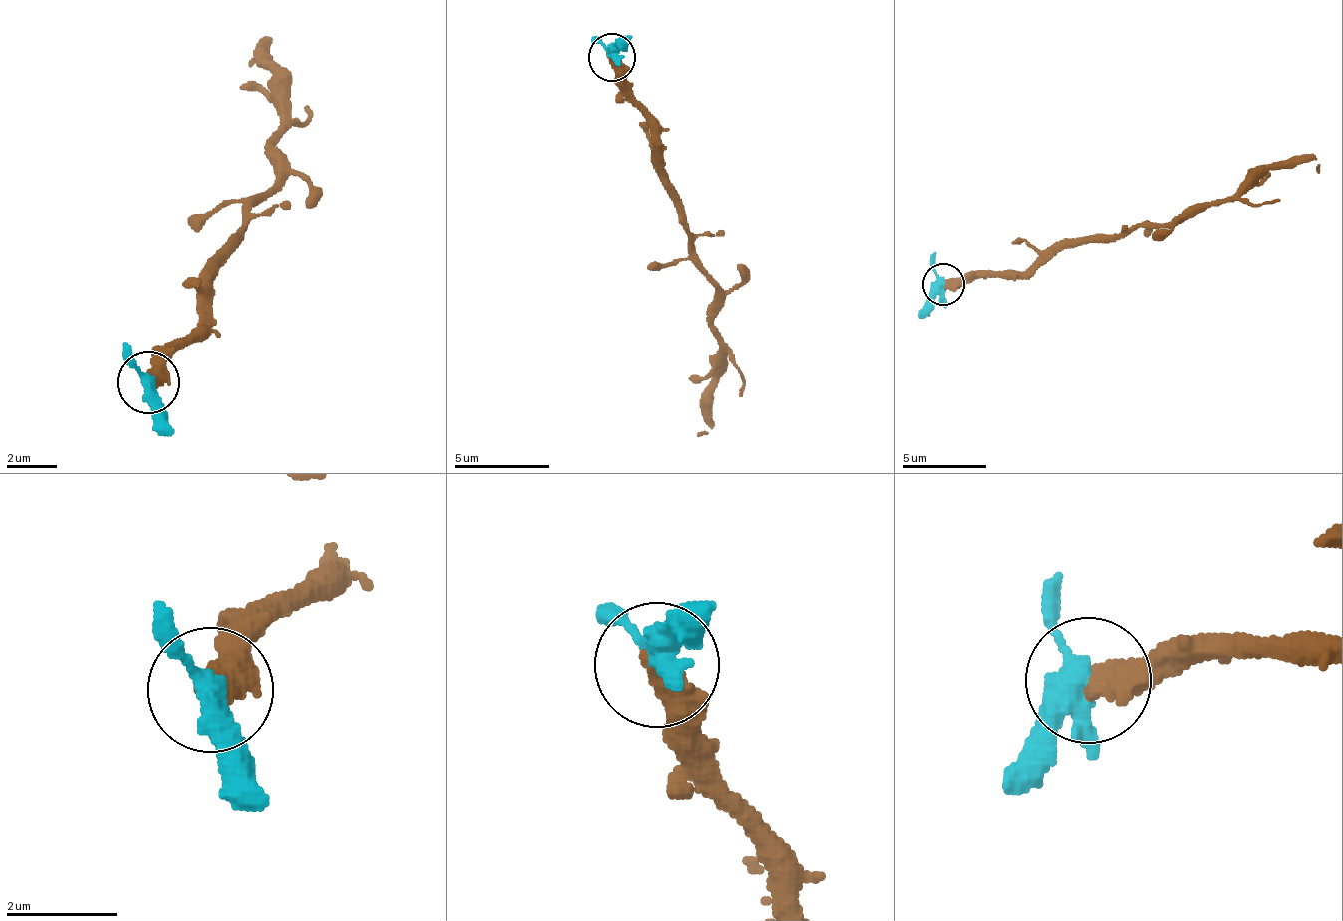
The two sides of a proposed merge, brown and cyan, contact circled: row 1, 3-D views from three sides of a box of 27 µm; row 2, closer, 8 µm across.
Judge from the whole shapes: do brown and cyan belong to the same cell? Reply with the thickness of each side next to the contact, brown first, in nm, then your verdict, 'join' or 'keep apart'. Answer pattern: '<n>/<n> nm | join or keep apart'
480/340 nm | join

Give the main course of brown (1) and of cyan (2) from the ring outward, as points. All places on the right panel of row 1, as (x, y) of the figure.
1: (944, 285), (1008, 271), (1029, 272), (1067, 247), (1236, 200), (1269, 169), (1315, 160), (1319, 174)
2: (944, 285), (920, 317)

